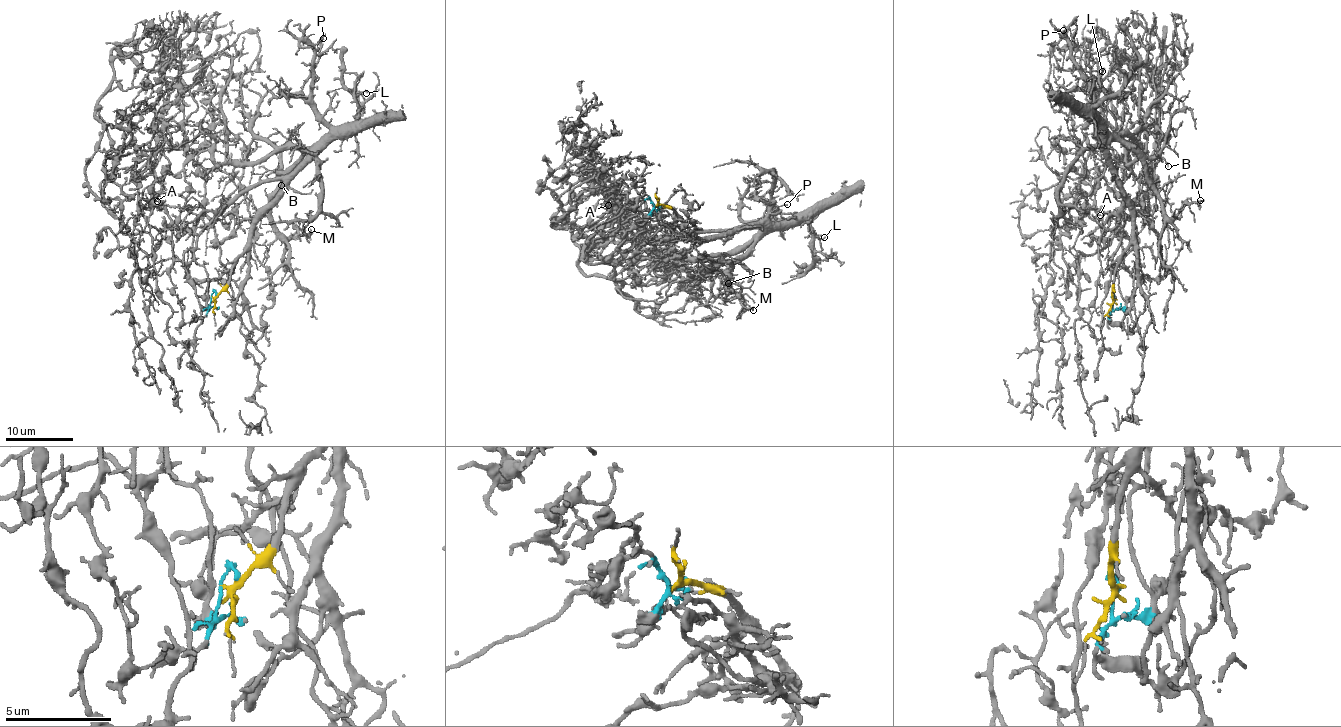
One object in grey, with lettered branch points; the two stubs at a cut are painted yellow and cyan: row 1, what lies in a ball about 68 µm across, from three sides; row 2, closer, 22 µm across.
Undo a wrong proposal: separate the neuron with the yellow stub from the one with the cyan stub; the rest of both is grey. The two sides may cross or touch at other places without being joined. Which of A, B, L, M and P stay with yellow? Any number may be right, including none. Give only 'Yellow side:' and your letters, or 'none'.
Yellow side: B, L, M, P

